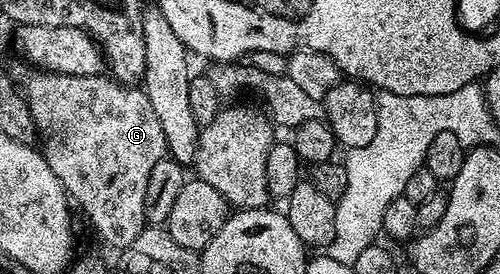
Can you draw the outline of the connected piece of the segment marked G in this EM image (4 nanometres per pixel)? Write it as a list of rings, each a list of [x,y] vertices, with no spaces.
[[[27,67],[24,70],[24,73],[17,77],[17,85],[22,92],[23,100],[27,102],[38,134],[44,137],[43,145],[41,144],[41,152],[49,163],[53,175],[57,175],[57,179],[61,179],[61,183],[67,188],[68,198],[78,208],[79,205],[83,208],[84,215],[91,220],[91,225],[99,232],[100,239],[105,244],[112,245],[115,251],[127,249],[129,243],[133,243],[133,239],[137,239],[137,235],[141,235],[141,231],[147,225],[147,220],[145,219],[145,187],[149,187],[149,174],[153,171],[153,167],[157,167],[157,163],[161,163],[168,156],[165,131],[161,131],[161,123],[157,119],[157,114],[153,112],[153,103],[149,103],[147,94],[143,92],[142,88],[124,87],[107,75],[74,77],[64,73],[48,73],[34,67]]]

